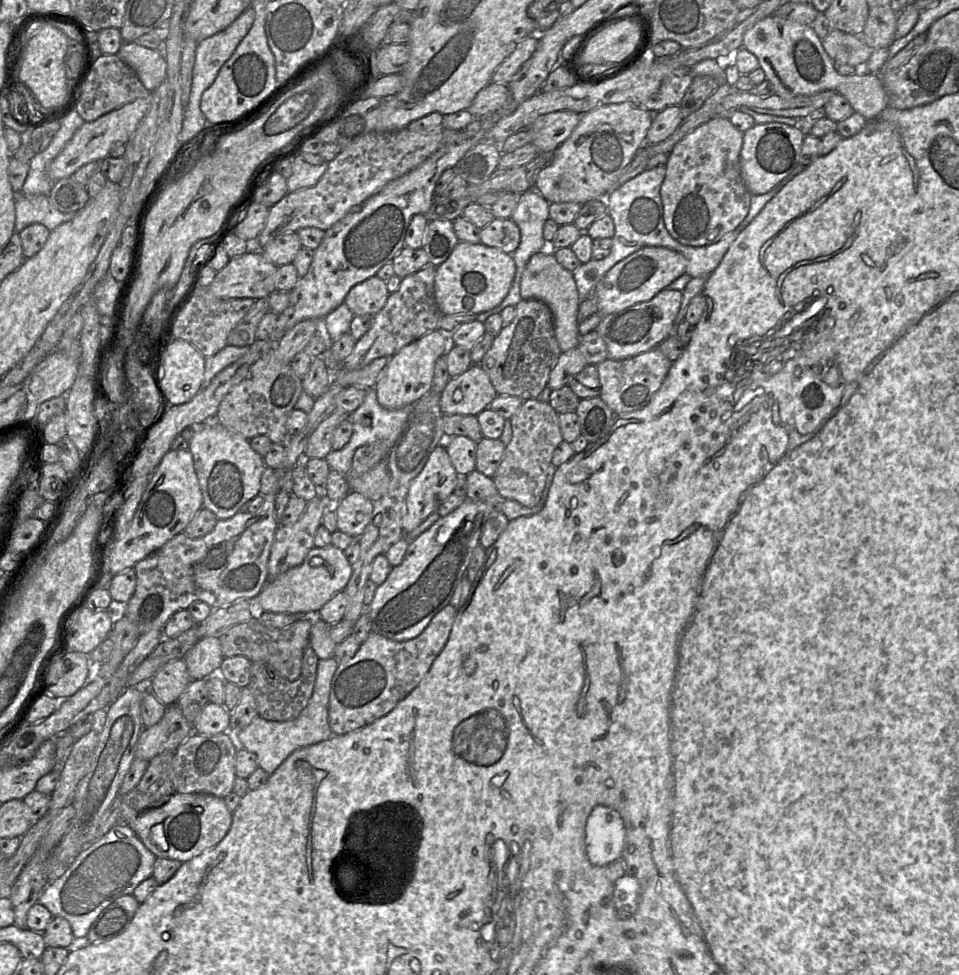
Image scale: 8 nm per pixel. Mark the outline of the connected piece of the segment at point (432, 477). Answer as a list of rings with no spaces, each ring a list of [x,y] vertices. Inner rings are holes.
[[[438,445],[410,484],[402,518],[404,536],[436,512],[453,493],[457,474],[445,446]]]

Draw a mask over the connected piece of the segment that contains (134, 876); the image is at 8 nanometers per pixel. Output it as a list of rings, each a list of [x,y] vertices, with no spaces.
[[[117,823],[97,842],[80,852],[66,871],[44,888],[38,903],[46,907],[53,917],[65,918],[75,938],[86,937],[91,924],[106,907],[121,896],[133,894],[142,881],[152,876],[156,858],[128,823]]]

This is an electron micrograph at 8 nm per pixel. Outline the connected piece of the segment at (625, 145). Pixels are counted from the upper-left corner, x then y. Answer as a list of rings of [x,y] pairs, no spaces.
[[[624,102],[604,105],[581,115],[581,119],[570,137],[557,147],[553,152],[551,162],[539,172],[535,184],[536,190],[549,203],[576,202],[583,205],[595,199],[605,199],[618,188],[617,180],[623,169],[646,145],[646,136],[654,113],[657,112],[650,112]]]

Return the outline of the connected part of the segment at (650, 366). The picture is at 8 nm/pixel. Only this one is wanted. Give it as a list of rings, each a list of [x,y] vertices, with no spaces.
[[[658,347],[623,360],[606,359],[597,365],[601,384],[599,397],[616,414],[640,410],[659,390],[671,365]]]

